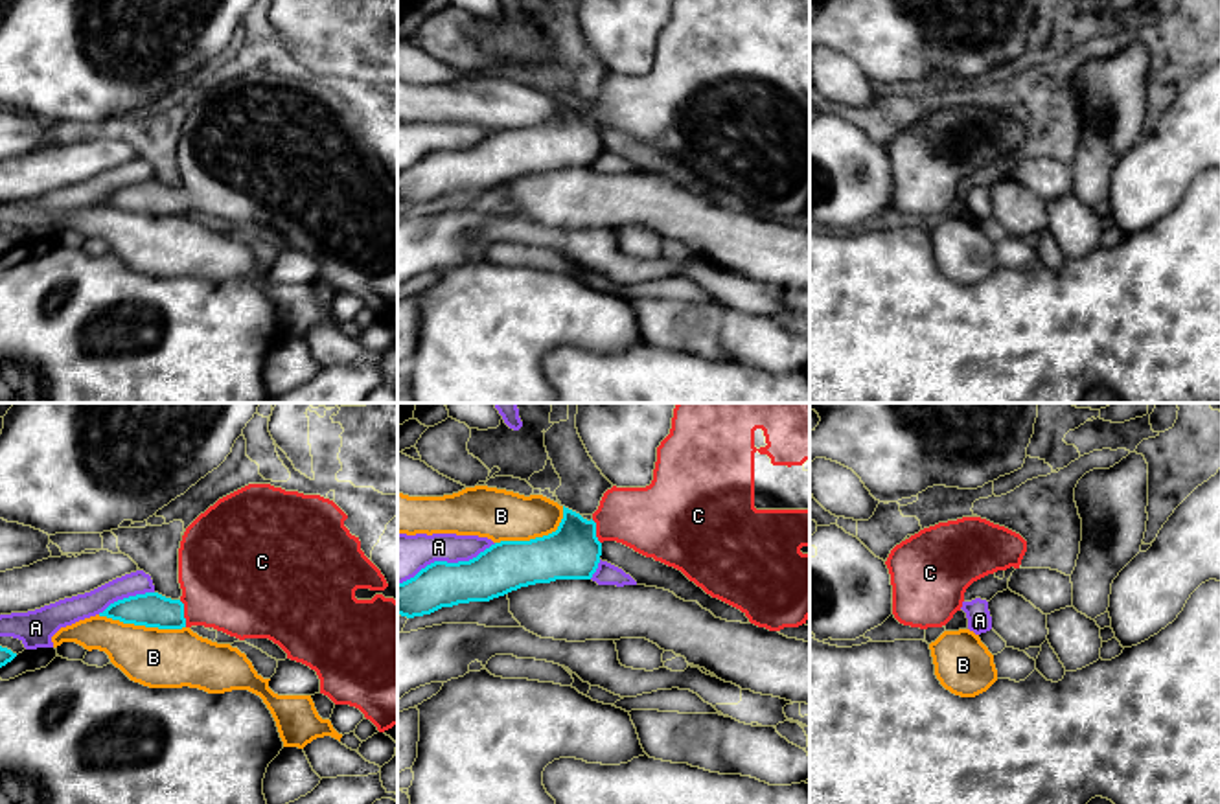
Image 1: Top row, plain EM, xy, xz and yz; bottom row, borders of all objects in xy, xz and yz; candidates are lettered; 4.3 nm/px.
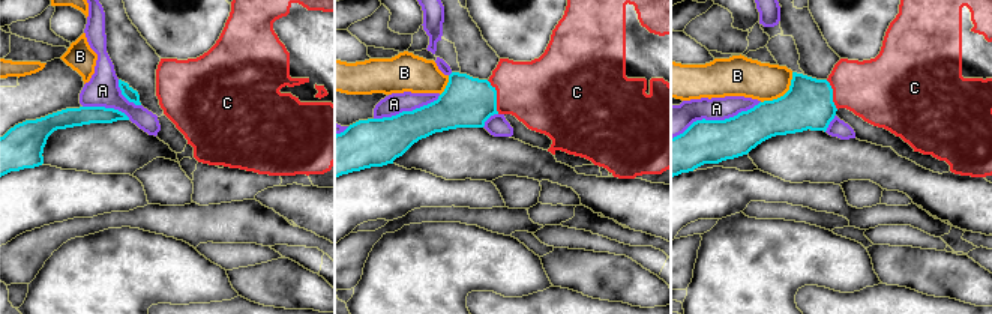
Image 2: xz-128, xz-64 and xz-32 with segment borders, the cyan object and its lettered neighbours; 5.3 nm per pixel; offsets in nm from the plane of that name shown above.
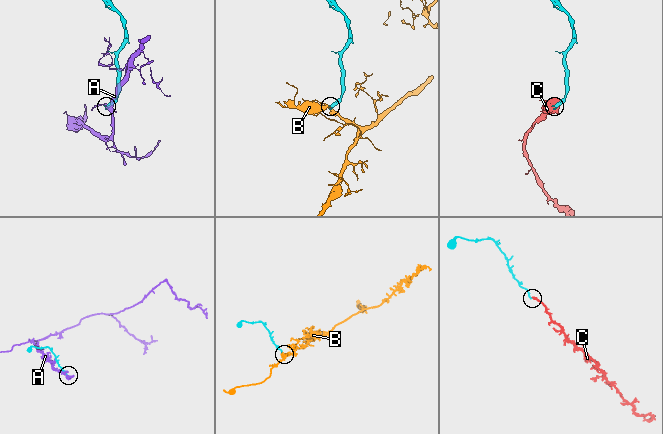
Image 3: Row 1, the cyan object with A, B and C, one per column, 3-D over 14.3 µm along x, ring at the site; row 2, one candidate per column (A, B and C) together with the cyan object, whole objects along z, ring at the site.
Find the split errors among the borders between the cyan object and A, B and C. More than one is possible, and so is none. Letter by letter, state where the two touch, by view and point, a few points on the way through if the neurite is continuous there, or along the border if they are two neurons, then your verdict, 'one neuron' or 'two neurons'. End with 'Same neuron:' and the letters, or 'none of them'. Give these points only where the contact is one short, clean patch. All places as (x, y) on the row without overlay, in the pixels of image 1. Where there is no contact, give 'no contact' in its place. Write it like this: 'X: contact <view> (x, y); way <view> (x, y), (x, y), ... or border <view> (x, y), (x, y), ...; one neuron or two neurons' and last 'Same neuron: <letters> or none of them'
A: contact xz (446, 149); two neurons
B: contact xy (142, 212); two neurons
C: contact xy (183, 201); way xy (151, 197), (183, 201), (219, 181), (230, 170); one neuron
Same neuron: C

